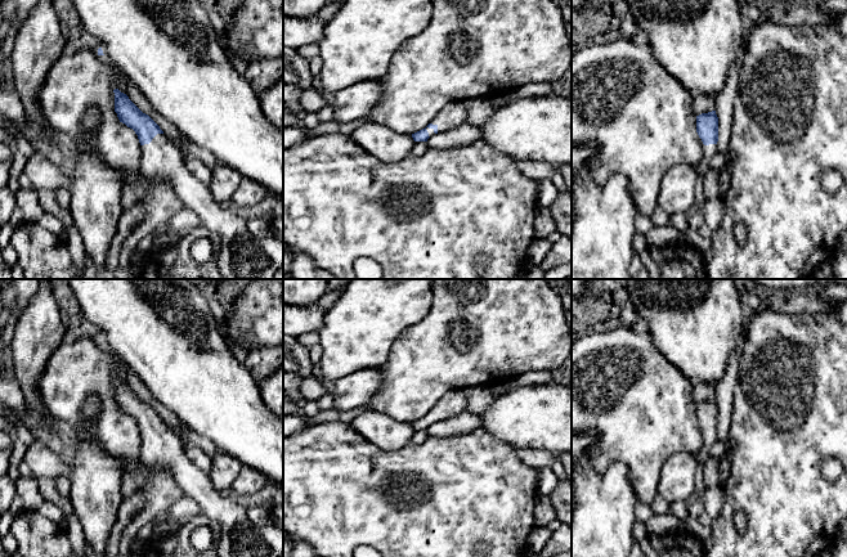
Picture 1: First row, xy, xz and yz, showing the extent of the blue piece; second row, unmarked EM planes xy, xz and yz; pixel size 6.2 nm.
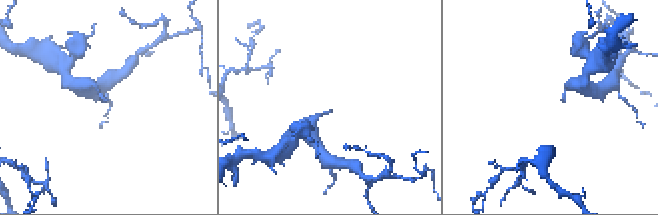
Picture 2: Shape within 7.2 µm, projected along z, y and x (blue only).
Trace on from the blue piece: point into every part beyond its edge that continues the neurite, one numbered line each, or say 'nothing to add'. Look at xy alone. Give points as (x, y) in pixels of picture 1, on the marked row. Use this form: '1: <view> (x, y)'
1: xy (242, 256)

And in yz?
1: yz (708, 151)

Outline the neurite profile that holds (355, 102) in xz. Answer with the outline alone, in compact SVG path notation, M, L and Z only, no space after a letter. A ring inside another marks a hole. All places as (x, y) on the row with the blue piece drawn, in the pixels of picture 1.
M381 80L359 81L335 93L333 120L350 122L369 114L384 93Z

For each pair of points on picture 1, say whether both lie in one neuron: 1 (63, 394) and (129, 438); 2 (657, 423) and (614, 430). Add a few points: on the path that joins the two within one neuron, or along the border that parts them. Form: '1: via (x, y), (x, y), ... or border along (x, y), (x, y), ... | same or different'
1: via (72, 413), (90, 429), (110, 429) | same
2: via (646, 426), (631, 426), (624, 430) | same

